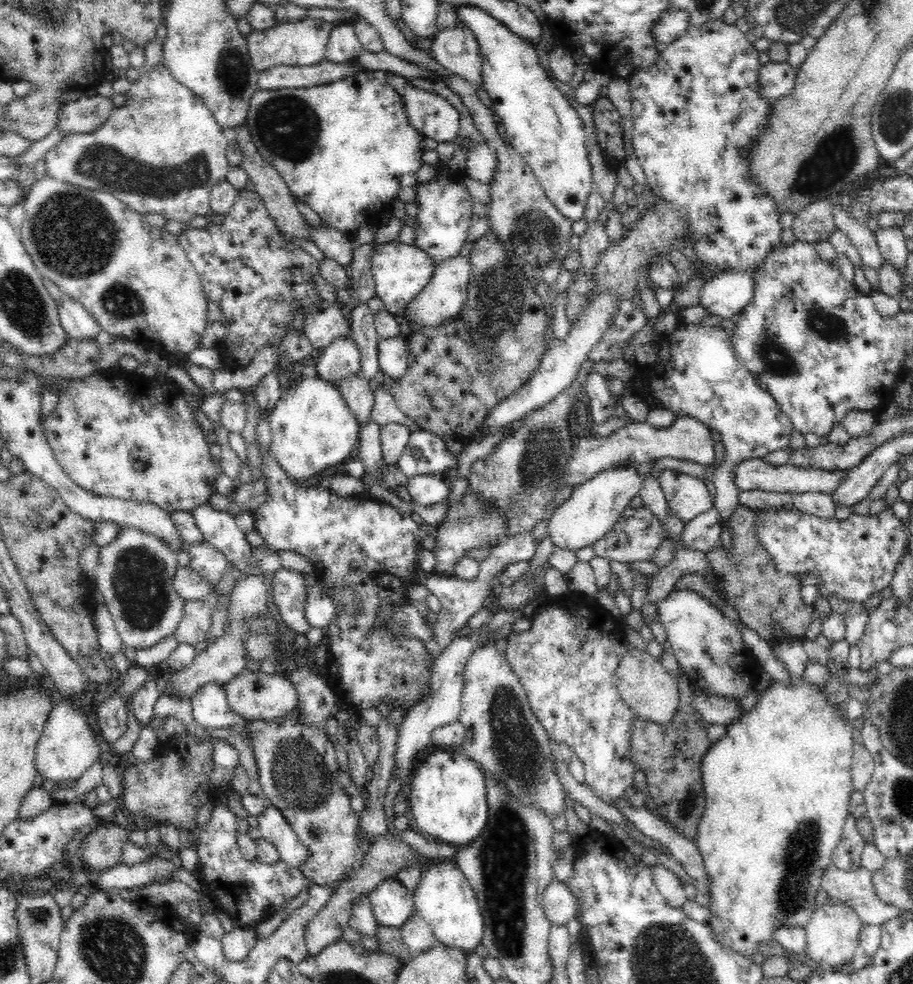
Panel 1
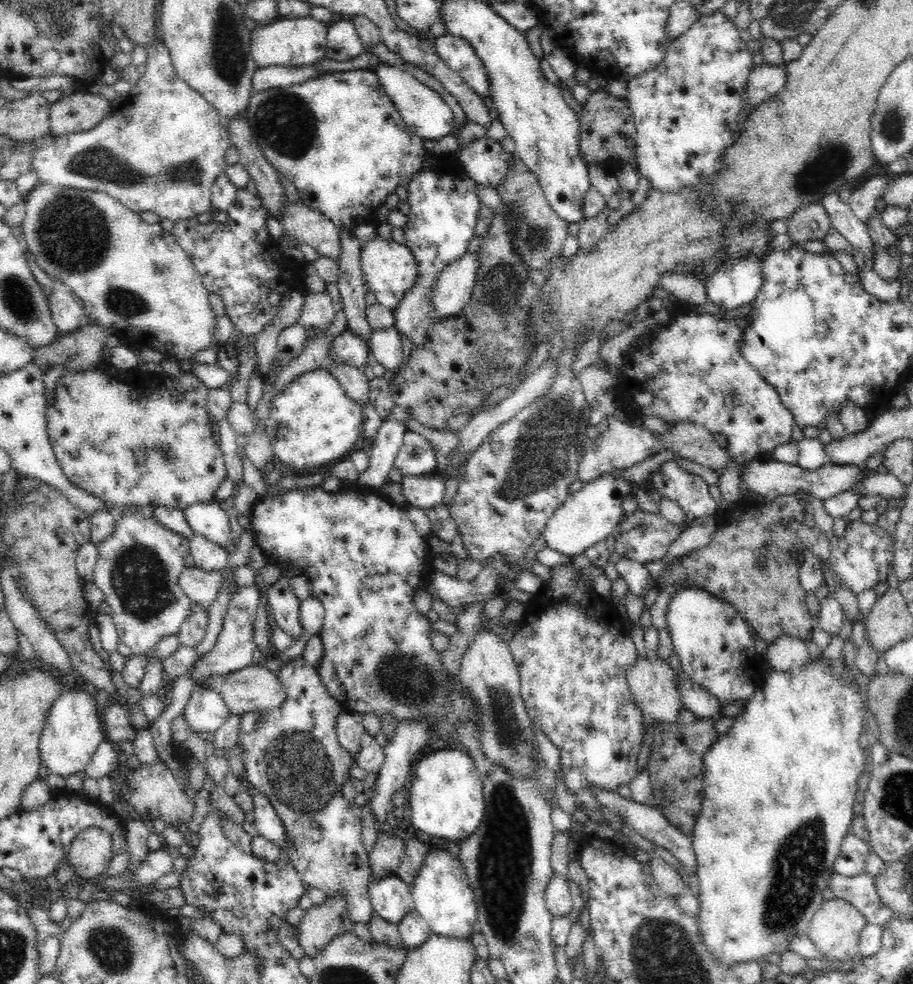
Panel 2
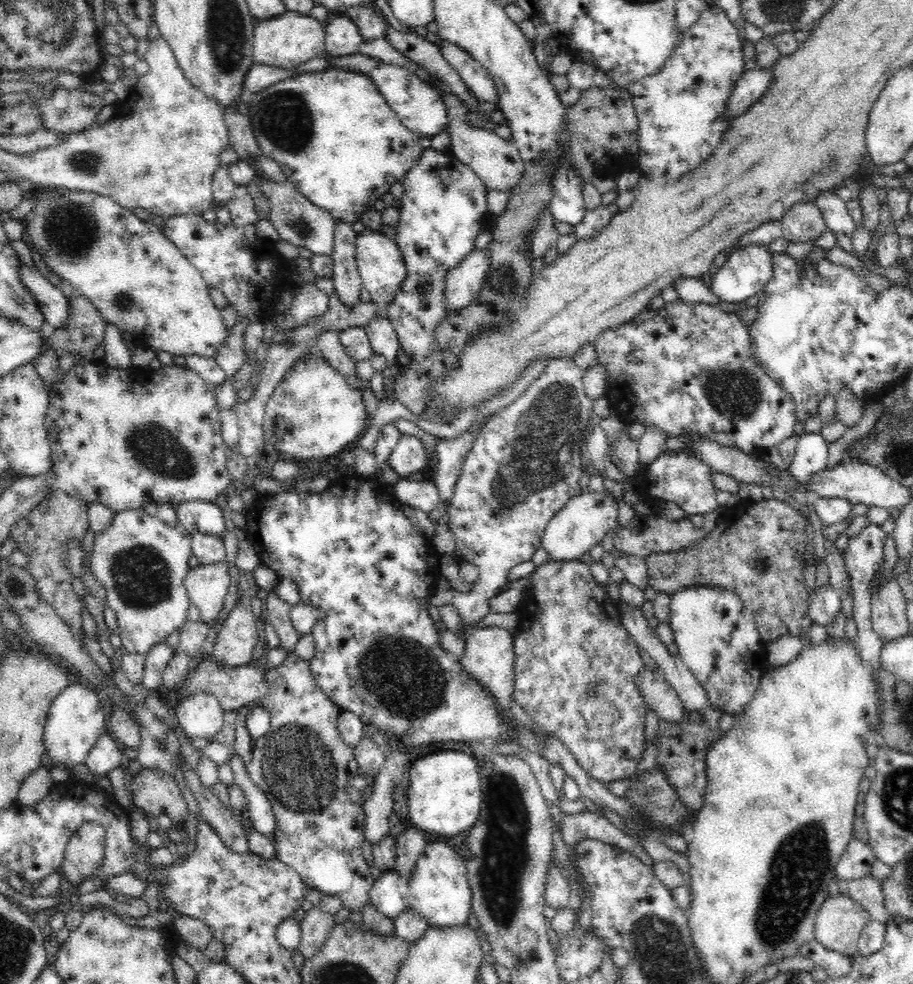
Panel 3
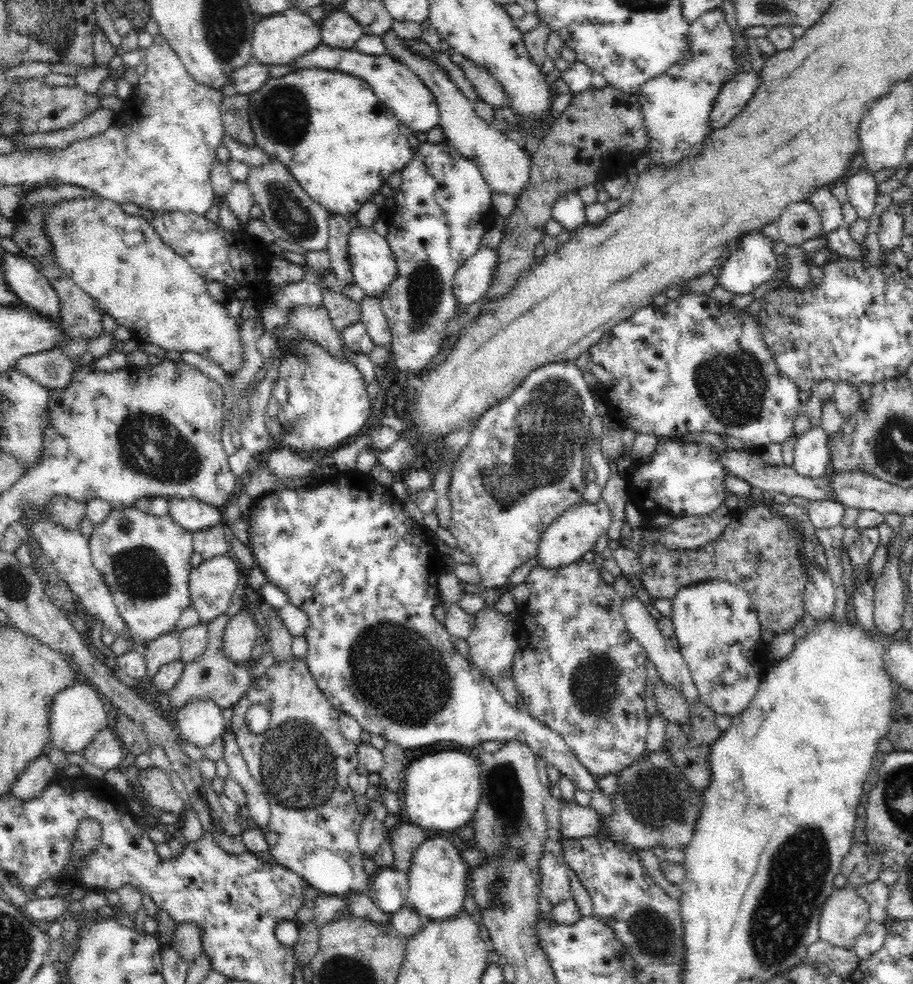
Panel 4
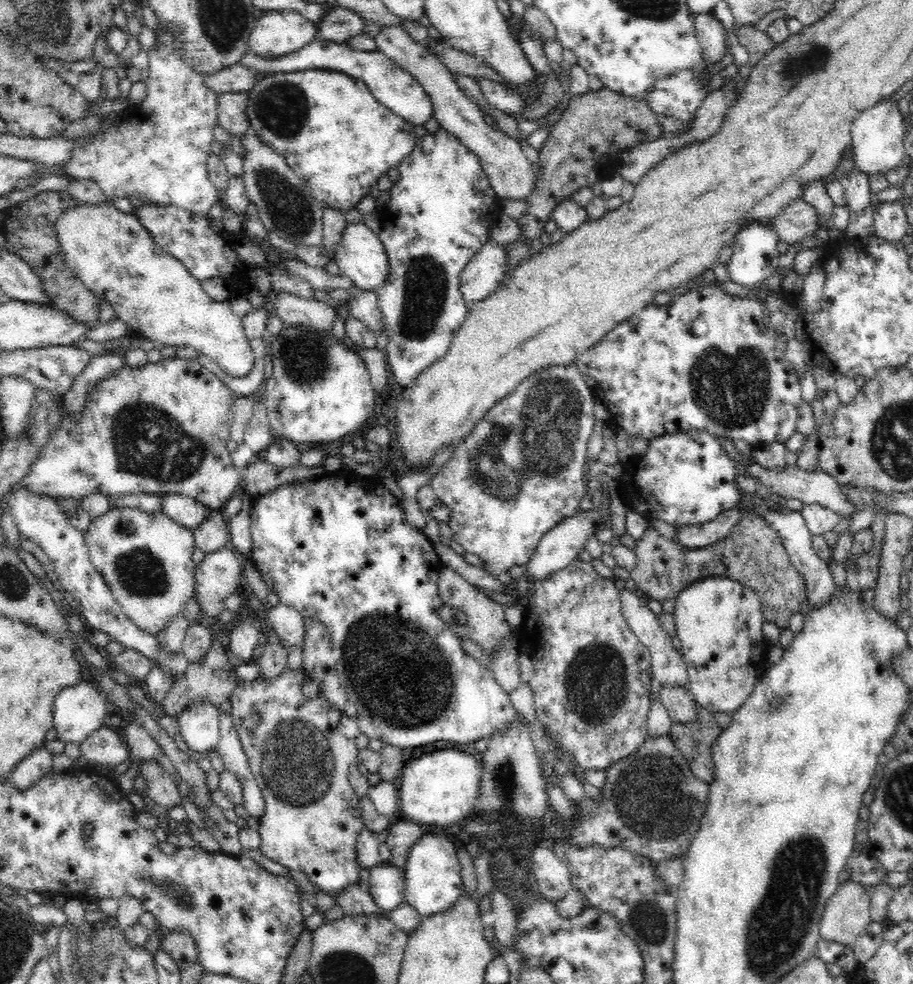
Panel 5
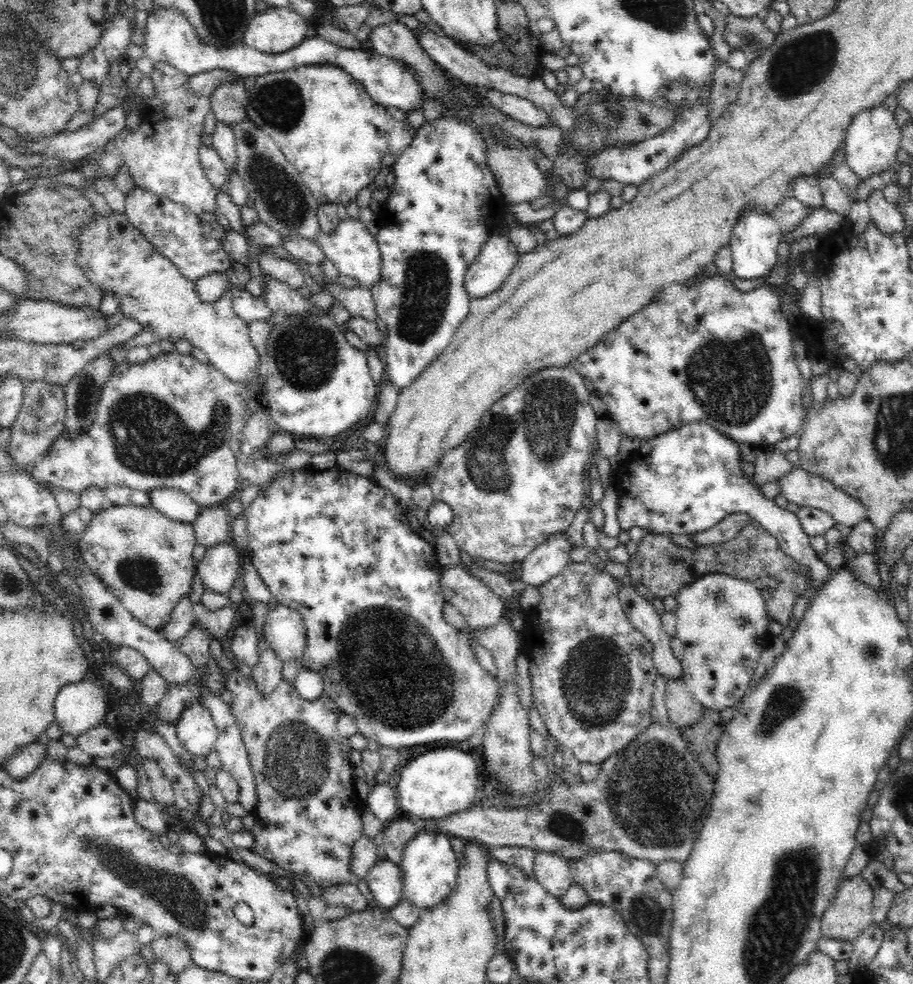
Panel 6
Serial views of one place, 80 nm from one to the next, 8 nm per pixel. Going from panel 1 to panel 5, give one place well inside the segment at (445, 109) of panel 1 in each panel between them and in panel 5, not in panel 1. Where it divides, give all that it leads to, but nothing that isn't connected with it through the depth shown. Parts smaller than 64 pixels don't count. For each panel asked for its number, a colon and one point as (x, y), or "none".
2: (423, 110)
3: (419, 106)
4: (403, 92)
5: (390, 84)

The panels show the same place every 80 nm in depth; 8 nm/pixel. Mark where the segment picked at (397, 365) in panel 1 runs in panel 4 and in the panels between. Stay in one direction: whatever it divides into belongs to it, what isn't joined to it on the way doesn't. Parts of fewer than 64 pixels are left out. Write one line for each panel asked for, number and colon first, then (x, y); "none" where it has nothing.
2: (385, 345)
3: (383, 338)
4: (375, 322)

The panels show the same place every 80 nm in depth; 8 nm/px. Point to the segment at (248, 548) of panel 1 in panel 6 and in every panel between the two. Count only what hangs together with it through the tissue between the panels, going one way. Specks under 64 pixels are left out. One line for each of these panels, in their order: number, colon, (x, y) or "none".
2: (208, 519)
3: (207, 517)
4: (191, 514)
5: (186, 511)
6: (175, 504)

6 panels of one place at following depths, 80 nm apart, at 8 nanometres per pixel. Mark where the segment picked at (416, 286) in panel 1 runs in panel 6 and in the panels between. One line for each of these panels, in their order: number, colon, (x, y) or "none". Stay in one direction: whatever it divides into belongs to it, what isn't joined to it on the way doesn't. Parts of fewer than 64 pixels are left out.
2: (390, 269)
3: (382, 270)
4: (373, 268)
5: (362, 257)
6: (353, 250)

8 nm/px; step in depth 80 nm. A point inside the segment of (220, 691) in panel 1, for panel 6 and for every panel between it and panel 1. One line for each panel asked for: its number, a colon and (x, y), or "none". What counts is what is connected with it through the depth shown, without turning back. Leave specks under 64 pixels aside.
2: (205, 712)
3: (200, 716)
4: (201, 722)
5: (199, 724)
6: (196, 730)

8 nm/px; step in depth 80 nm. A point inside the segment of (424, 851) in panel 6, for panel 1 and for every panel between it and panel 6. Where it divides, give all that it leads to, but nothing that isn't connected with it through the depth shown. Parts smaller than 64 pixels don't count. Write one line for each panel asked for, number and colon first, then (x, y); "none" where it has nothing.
1: (444, 898)
2: (440, 892)
3: (439, 891)
4: (437, 873)
5: (432, 872)

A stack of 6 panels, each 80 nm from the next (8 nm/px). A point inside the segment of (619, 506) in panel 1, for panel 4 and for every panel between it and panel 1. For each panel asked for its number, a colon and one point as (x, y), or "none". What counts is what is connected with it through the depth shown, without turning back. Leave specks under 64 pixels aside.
2: (589, 515)
3: (583, 521)
4: (574, 532)

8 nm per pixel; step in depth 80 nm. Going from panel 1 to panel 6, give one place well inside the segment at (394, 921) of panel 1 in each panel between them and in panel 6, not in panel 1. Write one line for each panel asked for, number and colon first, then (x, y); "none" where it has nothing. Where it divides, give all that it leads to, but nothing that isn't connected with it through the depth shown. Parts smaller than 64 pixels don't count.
2: (390, 896)
3: (389, 894)
4: (388, 889)
5: (386, 882)
6: (385, 879)

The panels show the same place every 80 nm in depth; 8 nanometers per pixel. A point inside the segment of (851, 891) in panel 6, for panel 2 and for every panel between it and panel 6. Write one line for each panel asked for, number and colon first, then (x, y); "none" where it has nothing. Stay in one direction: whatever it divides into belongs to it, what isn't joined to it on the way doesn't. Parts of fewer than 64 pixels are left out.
2: (835, 929)
3: (839, 922)
4: (845, 914)
5: (846, 915)

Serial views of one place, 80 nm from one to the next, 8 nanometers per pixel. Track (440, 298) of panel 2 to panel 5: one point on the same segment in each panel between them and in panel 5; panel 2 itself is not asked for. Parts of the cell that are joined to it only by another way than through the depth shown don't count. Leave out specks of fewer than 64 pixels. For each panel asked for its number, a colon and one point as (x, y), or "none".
3: (463, 282)
4: (471, 282)
5: (483, 275)

